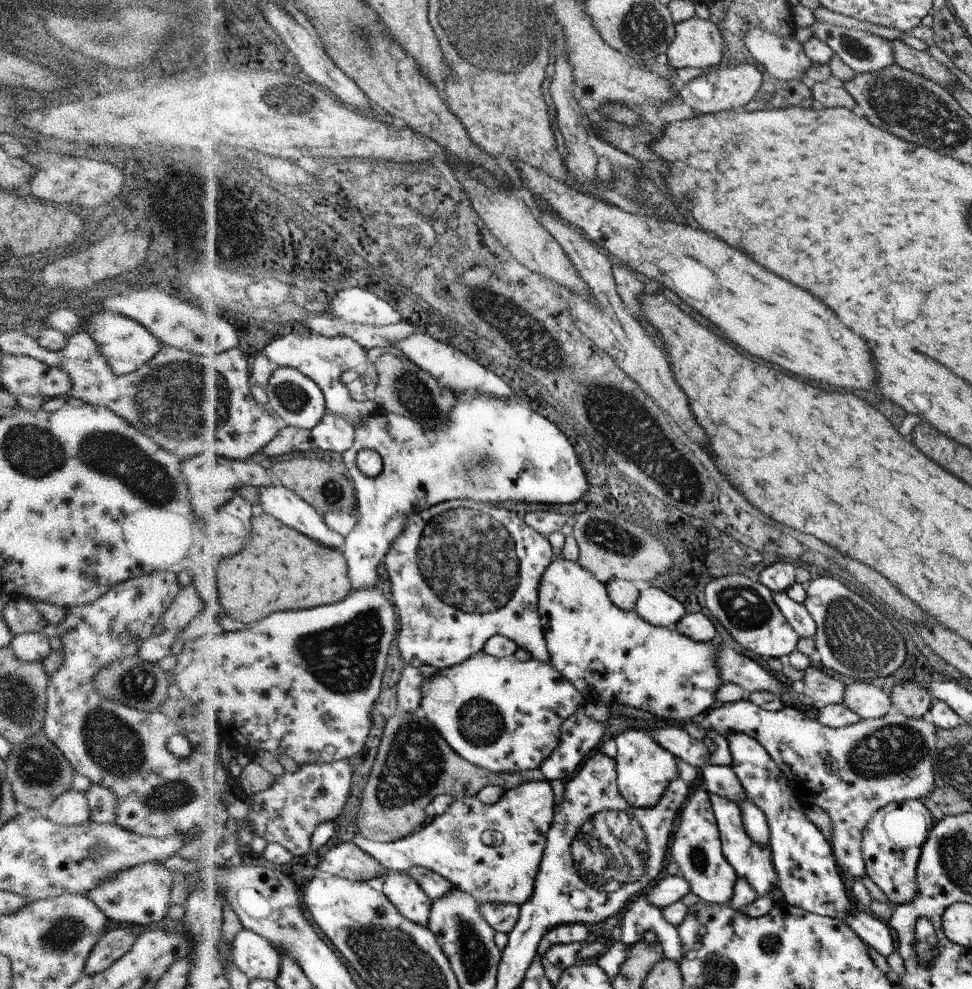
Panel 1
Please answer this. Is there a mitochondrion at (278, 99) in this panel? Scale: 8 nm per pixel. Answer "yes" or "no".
yes

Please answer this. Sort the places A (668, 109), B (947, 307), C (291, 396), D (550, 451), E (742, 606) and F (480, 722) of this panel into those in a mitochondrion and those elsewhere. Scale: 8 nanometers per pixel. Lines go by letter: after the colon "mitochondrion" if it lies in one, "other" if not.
A: other
B: other
C: mitochondrion
D: other
E: mitochondrion
F: mitochondrion

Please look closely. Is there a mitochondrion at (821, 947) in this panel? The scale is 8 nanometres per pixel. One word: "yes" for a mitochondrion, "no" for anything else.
yes

